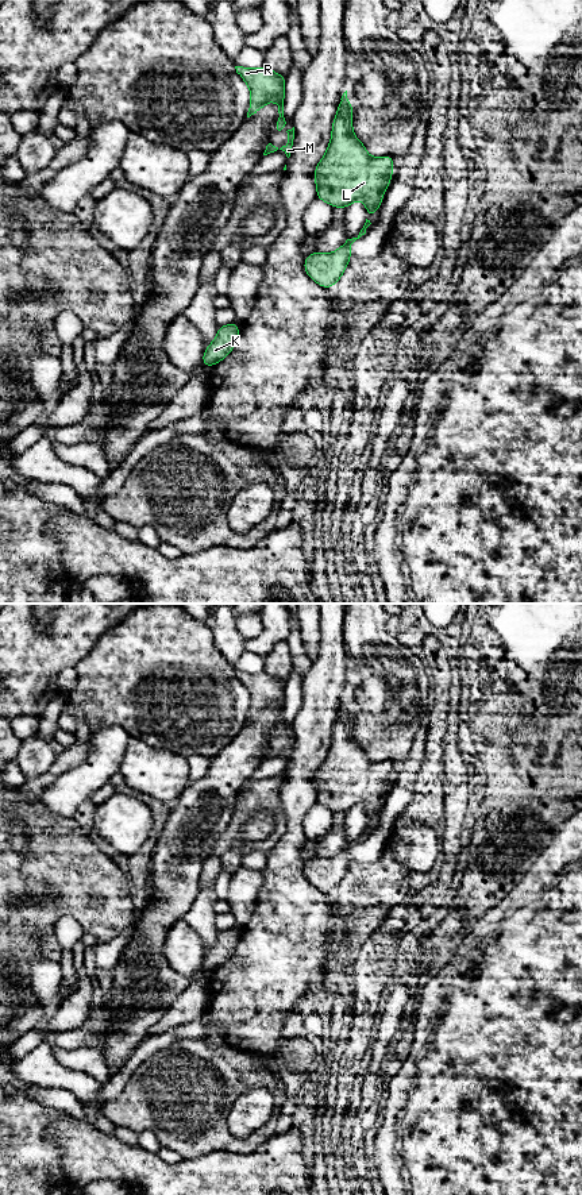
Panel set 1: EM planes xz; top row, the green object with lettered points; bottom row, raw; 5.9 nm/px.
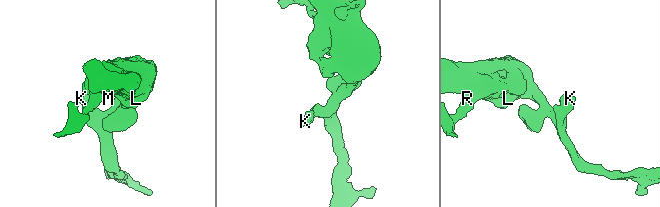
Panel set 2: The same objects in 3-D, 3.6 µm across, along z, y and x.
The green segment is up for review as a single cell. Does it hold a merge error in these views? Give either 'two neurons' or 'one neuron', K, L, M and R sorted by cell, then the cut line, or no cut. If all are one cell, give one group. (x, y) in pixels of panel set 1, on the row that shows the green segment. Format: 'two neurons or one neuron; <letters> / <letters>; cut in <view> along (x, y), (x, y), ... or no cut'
one neuron; K L M R; no cut

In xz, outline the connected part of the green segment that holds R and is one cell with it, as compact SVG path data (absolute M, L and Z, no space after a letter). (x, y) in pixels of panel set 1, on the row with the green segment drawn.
M235 66L236 73L246 81L251 92L250 108L247 117L257 113L270 100L275 100L278 105L277 130L281 131L286 122L284 117L284 99L286 77L270 70L269 68L250 69Z

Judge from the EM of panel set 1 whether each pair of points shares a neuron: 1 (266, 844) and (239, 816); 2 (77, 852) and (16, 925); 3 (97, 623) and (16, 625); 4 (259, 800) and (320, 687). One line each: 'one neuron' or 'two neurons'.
1: one neuron
2: one neuron
3: one neuron
4: two neurons

